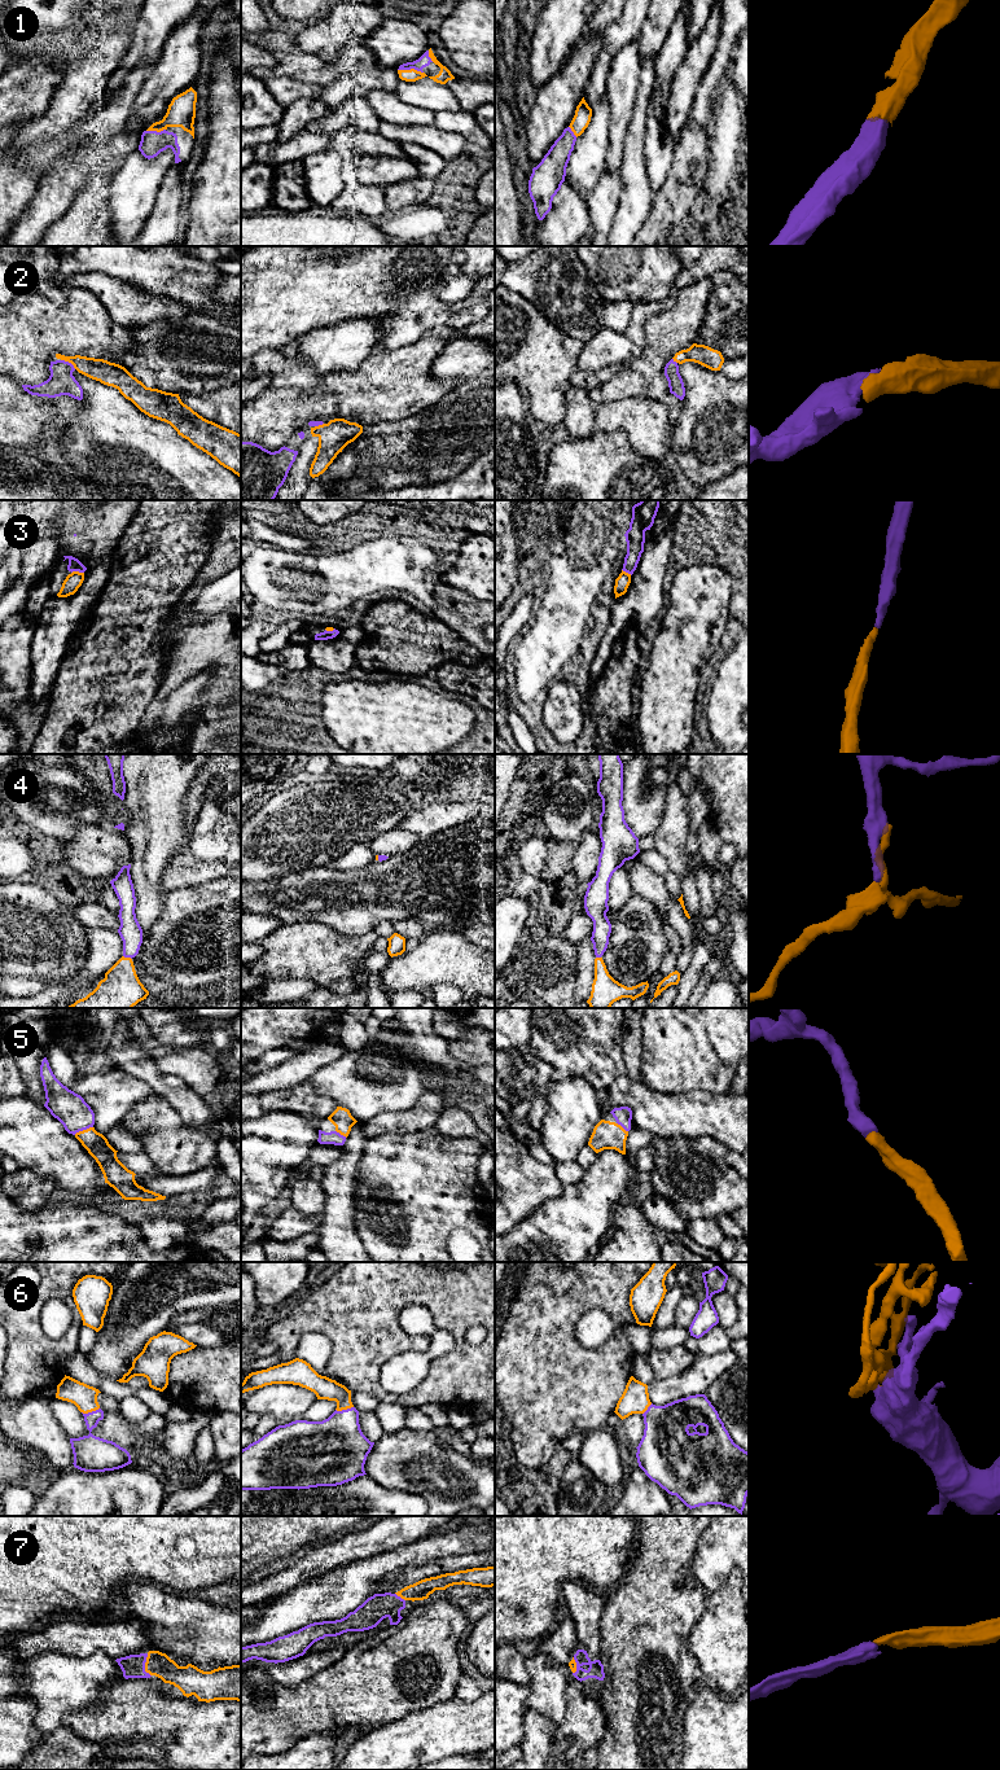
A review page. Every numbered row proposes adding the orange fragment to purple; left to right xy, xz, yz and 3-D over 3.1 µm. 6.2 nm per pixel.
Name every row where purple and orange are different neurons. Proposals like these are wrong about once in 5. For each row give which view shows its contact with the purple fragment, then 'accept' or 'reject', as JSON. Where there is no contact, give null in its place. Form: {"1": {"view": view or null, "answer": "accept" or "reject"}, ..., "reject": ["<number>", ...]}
{"1": {"view": "xz", "answer": "accept"}, "2": {"view": "xy", "answer": "accept"}, "3": {"view": "xy", "answer": "accept"}, "4": {"view": "xy", "answer": "accept"}, "5": {"view": "xy", "answer": "accept"}, "6": {"view": "xy", "answer": "accept"}, "7": {"view": "xy", "answer": "accept"}, "reject": []}

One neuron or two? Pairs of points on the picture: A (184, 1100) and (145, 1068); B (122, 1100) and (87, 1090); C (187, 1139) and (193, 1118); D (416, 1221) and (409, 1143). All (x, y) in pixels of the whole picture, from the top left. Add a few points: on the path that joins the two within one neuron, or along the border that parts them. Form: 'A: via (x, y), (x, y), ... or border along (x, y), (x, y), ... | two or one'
A: via (175, 1091), (154, 1077) | one
B: via (113, 1094), (96, 1090) | one
C: border along (170, 1104), (189, 1126), (215, 1127), (220, 1134) | two
D: via (413, 1201), (413, 1188), (409, 1184), (409, 1162) | one

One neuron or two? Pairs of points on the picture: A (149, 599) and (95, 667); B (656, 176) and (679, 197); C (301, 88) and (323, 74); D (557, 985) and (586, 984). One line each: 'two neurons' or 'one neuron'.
A: one neuron
B: two neurons
C: two neurons
D: two neurons

